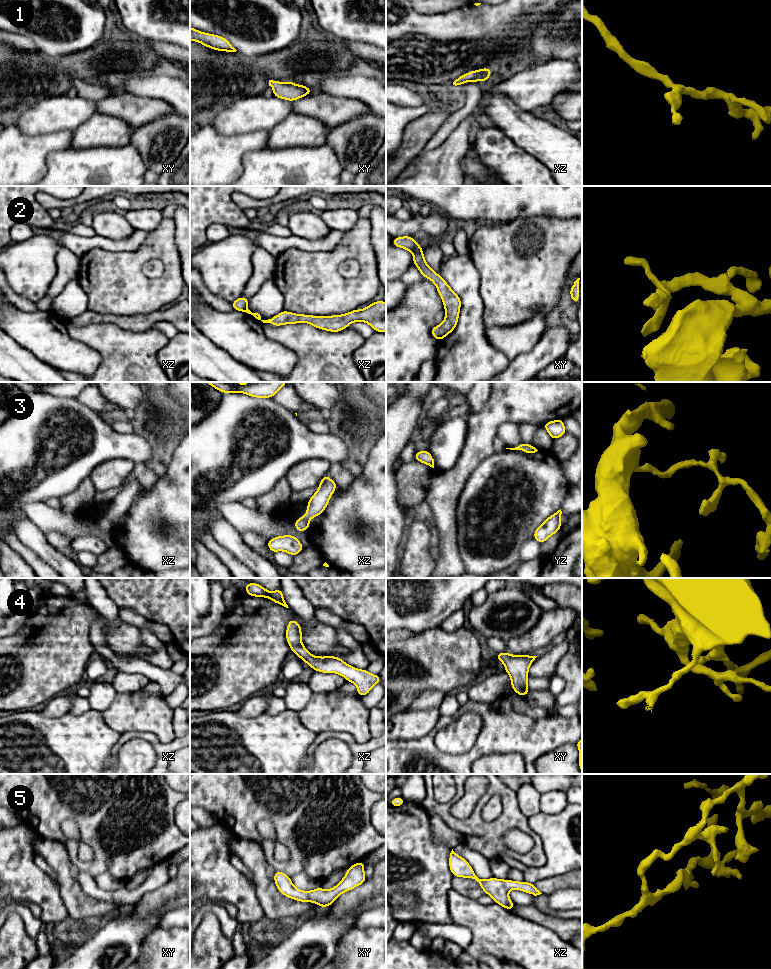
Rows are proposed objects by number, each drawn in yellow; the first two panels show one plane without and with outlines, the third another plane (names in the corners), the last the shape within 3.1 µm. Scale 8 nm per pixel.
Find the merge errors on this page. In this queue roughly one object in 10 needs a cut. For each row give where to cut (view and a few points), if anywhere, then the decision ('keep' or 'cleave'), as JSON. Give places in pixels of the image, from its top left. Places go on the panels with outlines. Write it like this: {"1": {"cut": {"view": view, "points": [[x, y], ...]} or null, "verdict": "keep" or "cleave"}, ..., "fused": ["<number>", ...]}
{"1": {"cut": null, "verdict": "keep"}, "2": {"cut": null, "verdict": "keep"}, "3": {"cut": null, "verdict": "keep"}, "4": {"cut": null, "verdict": "keep"}, "5": {"cut": null, "verdict": "keep"}, "fused": []}

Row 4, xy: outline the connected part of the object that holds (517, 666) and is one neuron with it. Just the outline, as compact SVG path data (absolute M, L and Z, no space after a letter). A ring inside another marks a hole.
M507 652L496 653L496 659L504 663L505 671L511 678L512 689L524 697L530 691L527 683L528 669L537 656L511 655Z

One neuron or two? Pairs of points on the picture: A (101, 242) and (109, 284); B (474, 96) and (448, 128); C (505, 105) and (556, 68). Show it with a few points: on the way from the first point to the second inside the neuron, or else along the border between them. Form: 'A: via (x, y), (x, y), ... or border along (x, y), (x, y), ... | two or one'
A: border along (125, 251), (90, 249), (80, 256) | two
B: via (469, 104), (454, 120) | one
C: border along (492, 86), (493, 93), (503, 93), (532, 112) | two

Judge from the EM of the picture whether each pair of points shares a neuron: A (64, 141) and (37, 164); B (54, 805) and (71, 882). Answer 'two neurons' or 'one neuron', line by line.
A: one neuron
B: two neurons

